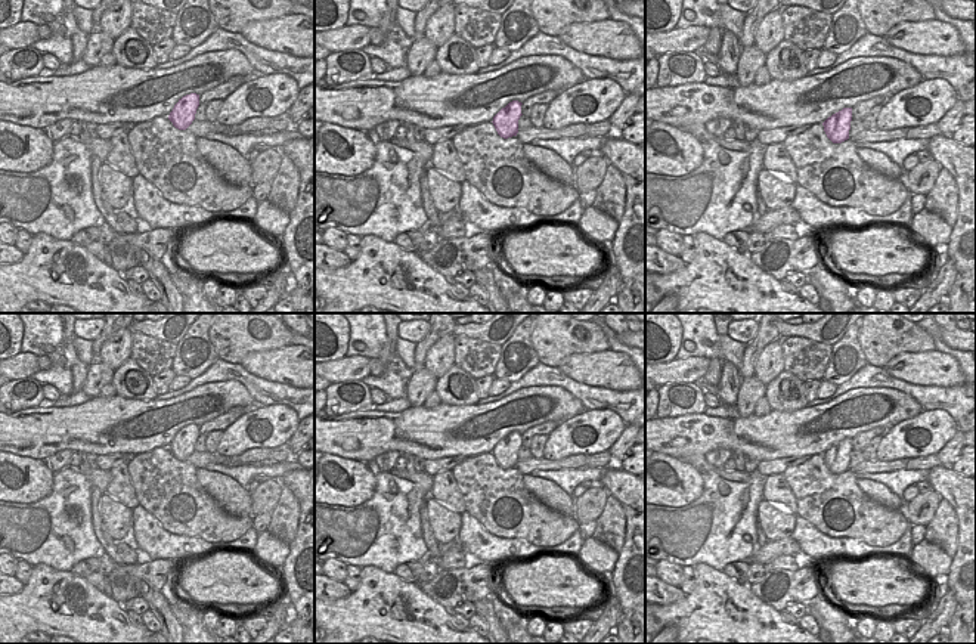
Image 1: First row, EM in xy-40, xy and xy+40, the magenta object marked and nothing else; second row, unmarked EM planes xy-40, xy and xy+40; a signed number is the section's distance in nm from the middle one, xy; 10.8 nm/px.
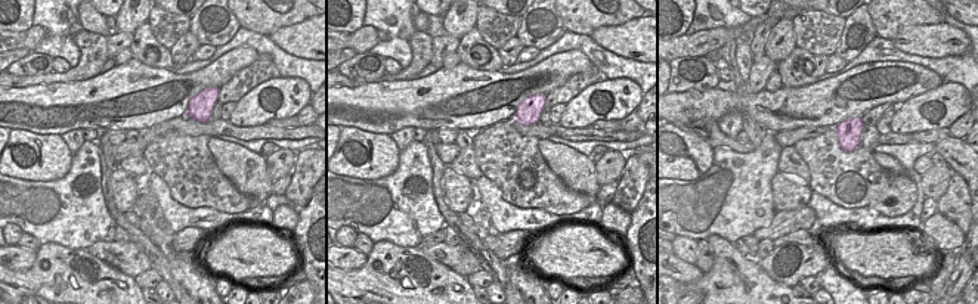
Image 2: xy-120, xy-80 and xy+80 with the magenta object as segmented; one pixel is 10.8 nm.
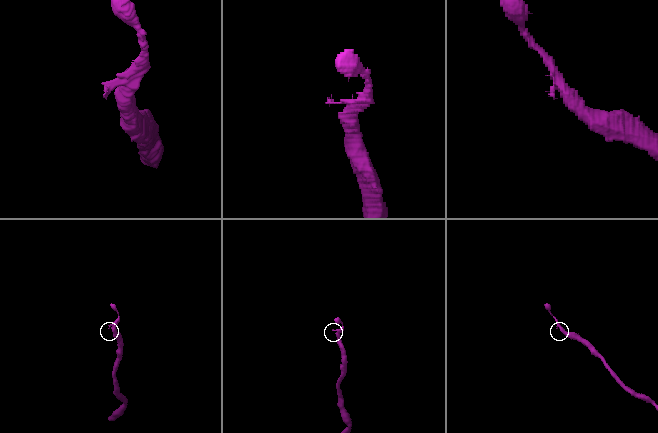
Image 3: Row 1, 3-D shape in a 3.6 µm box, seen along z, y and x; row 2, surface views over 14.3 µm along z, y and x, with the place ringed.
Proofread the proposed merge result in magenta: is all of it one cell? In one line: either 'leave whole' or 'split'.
split

